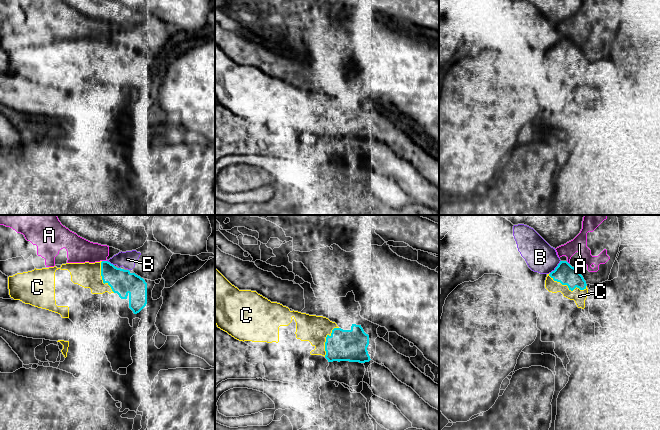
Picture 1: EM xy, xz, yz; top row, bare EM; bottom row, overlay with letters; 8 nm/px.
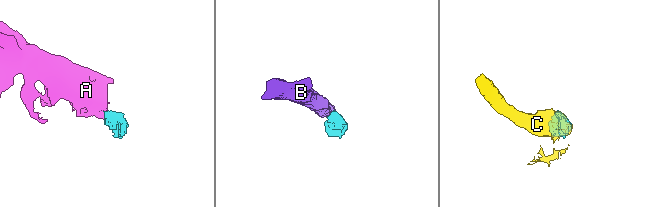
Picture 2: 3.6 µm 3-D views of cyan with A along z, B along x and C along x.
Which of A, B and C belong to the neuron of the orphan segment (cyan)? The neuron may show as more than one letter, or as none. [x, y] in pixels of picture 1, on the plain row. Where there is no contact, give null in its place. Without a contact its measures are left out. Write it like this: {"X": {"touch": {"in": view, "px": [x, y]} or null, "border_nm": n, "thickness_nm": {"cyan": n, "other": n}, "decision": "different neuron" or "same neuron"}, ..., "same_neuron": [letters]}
{"A": {"touch": {"in": "xy", "px": [104, 37]}, "border_nm": 40, "thickness_nm": {"cyan": 200, "other": 200}, "decision": "different neuron"}, "B": {"touch": {"in": "yz", "px": [556, 43]}, "border_nm": 140, "thickness_nm": {"cyan": 160, "other": 240}, "decision": "different neuron"}, "C": {"touch": {"in": "yz", "px": [567, 61]}, "border_nm": 340, "thickness_nm": {"cyan": 160, "other": 110}, "decision": "same neuron"}, "same_neuron": ["C"]}

